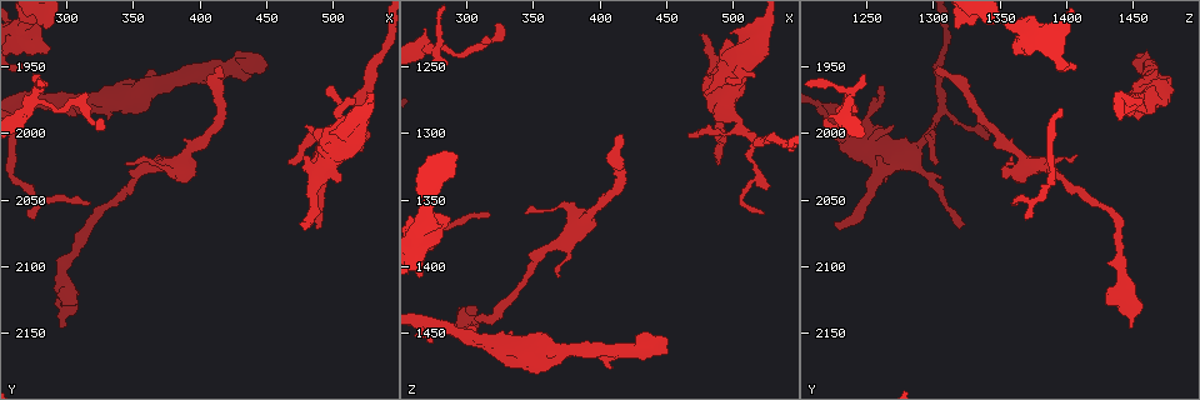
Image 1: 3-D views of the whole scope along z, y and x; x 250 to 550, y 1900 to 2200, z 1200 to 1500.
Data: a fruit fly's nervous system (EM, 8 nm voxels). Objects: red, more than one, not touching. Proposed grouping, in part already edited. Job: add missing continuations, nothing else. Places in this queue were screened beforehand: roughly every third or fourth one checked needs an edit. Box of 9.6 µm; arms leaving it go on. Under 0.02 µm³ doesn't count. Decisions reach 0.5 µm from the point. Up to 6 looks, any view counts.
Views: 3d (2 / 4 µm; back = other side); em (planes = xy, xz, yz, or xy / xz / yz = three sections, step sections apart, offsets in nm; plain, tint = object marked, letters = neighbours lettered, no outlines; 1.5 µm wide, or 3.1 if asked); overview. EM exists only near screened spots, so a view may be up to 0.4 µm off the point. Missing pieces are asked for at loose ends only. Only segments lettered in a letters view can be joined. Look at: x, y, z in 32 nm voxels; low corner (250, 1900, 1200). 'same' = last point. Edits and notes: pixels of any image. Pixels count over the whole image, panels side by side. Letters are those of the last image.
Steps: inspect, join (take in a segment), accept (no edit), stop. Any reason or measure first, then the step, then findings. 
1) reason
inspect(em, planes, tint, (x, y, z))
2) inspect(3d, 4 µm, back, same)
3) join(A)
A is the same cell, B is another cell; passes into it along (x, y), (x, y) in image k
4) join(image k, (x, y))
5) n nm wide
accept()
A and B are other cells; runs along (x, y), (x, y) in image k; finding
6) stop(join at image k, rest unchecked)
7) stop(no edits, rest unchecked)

branch stops here
inspect(em, 3.1 µm, xz, step 8, letters, (476, 2068, 1226))

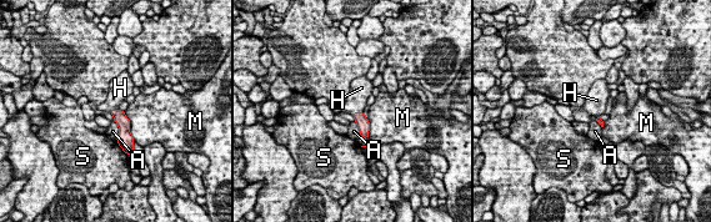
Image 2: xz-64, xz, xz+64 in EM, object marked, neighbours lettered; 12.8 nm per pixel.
inspect(em, 3.1 µm, planes, letters, same)

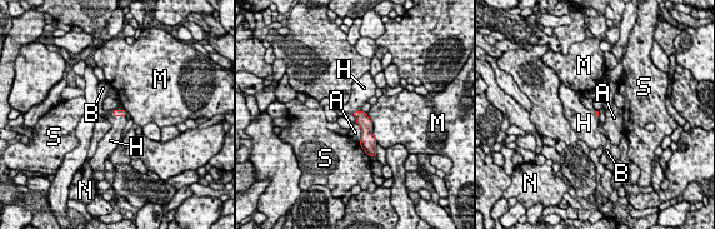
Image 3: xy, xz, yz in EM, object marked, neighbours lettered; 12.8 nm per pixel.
join(H)
H is the same cell, A, B, M, N and S are other cells; it goes on there

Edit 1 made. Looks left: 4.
free end
inspect(3d, 2 µm, (516, 1980, 1254))

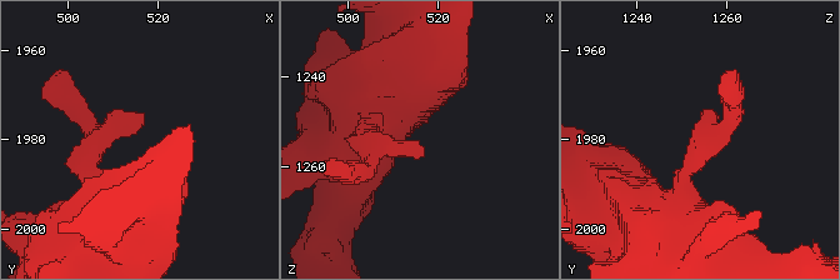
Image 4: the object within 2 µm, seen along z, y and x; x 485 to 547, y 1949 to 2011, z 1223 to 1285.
inspect(em, yz, step 8, tint, (516, 1977, 1255))

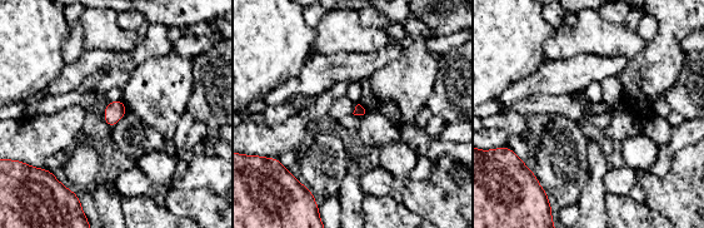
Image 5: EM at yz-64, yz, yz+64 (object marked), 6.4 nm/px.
what lies round it
inspect(em, yz, step 8, letters, same)

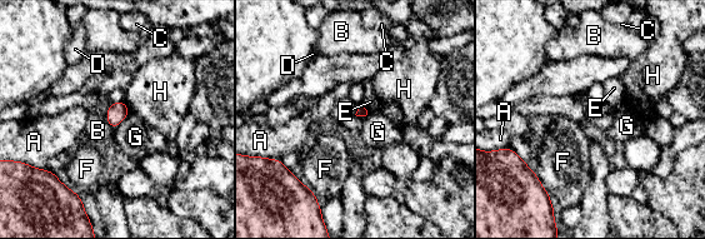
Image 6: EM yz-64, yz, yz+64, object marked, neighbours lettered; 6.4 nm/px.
G touches over 160 nm
accept()
A, B, C, D, E, F, G and H are other cells; no lettered segment goes on from it

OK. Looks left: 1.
stop(join at image 3, rest unchecked)

